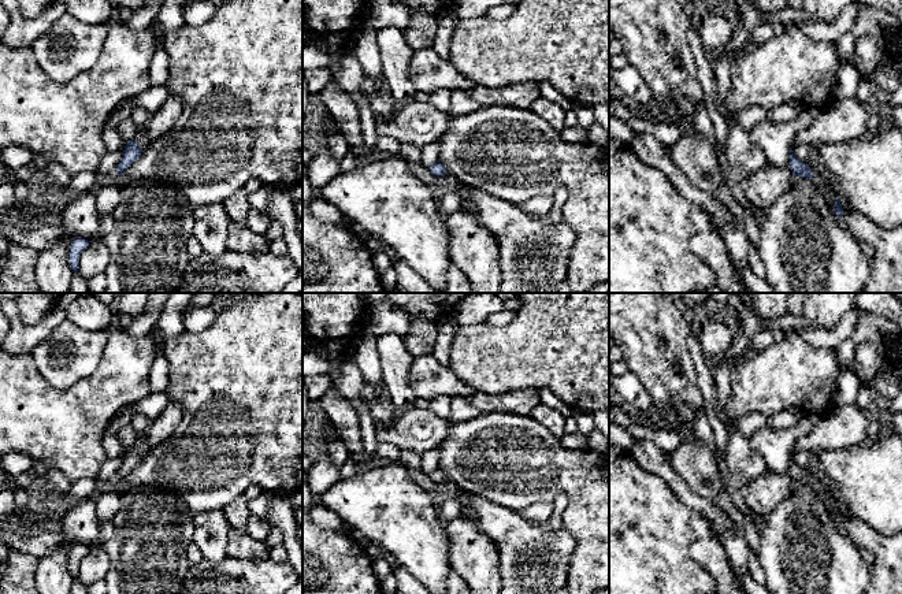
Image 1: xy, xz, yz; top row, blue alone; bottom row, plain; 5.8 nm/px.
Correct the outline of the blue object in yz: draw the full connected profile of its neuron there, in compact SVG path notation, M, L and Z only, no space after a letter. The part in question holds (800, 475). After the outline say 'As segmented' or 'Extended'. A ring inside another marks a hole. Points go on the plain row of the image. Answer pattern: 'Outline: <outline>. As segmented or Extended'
Outline: M790 454L790 476L794 479L797 485L808 485L813 486L812 475L808 472L808 469L801 468L794 460L793 454Z. As segmented

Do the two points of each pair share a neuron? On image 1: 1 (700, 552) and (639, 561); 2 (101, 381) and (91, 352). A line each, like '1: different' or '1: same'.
1: different
2: different

